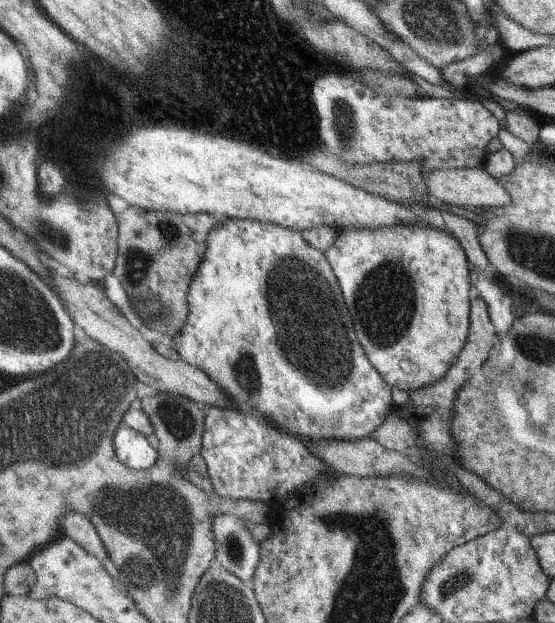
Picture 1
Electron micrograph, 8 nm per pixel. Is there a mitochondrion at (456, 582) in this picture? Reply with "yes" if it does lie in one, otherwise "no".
yes

